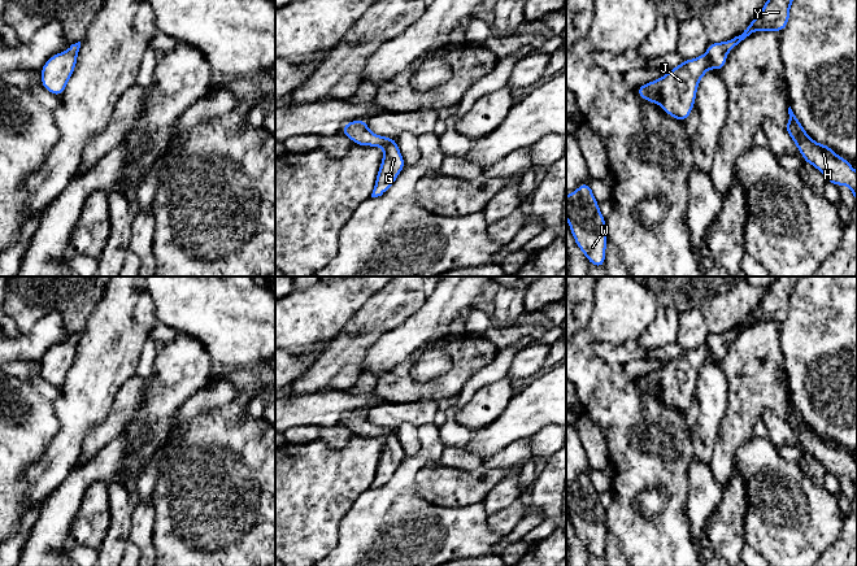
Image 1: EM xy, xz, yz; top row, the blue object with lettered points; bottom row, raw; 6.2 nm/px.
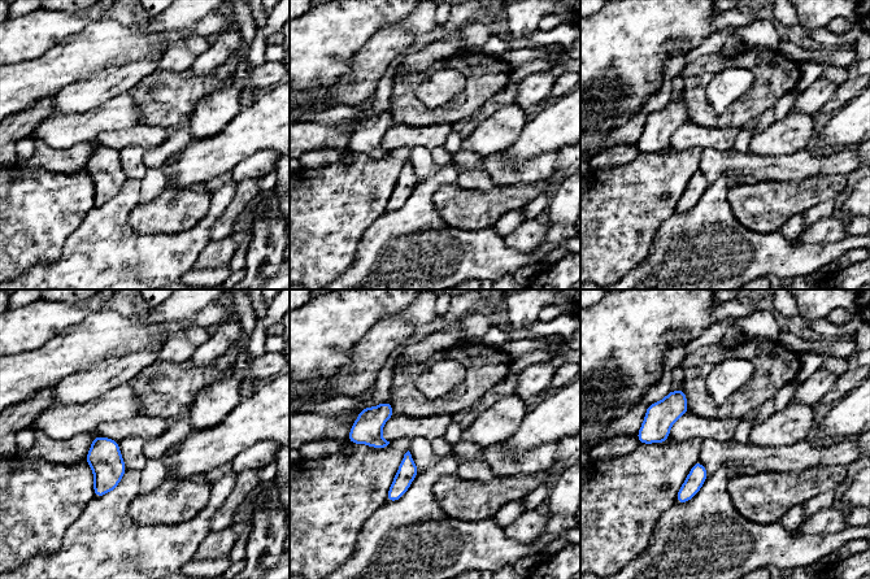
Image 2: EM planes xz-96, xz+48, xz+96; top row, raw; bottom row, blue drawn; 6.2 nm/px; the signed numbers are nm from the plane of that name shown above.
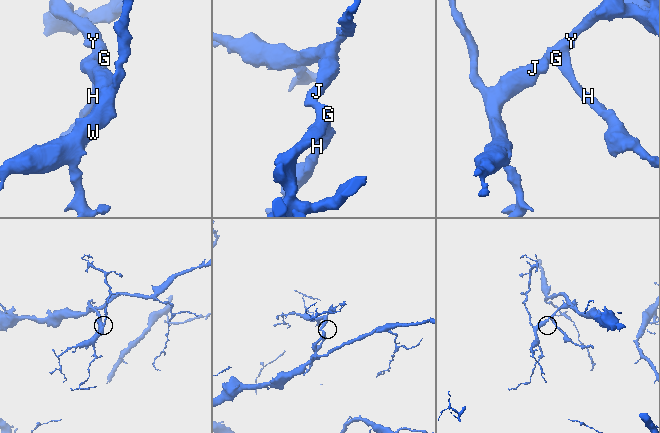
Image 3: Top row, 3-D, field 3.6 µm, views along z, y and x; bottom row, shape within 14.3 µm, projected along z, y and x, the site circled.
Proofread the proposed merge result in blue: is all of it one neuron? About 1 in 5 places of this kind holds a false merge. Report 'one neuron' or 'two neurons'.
one neuron

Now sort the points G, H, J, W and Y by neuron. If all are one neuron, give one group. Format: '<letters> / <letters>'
G H J W Y

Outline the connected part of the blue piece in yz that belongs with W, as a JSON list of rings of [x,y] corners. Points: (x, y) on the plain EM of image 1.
[[[583,473],[577,482],[566,487],[566,509],[579,540],[593,557],[602,560],[608,535],[606,510],[600,504],[591,475]]]

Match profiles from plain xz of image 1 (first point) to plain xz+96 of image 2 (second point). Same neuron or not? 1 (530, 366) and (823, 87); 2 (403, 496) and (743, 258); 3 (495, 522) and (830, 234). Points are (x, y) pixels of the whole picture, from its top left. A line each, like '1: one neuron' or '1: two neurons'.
1: one neuron
2: one neuron
3: one neuron

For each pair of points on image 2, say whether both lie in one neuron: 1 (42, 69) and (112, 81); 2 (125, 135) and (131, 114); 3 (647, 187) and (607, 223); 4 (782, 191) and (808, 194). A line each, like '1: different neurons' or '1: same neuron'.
1: different neurons
2: different neurons
3: same neuron
4: same neuron

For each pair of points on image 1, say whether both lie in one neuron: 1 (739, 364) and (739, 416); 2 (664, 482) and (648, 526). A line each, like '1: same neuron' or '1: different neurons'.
1: same neuron
2: same neuron

